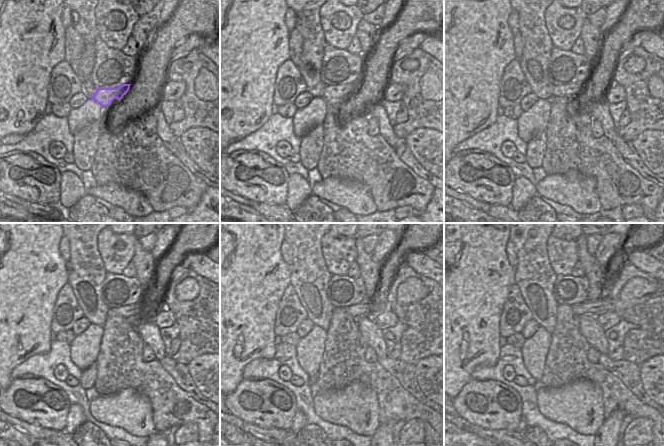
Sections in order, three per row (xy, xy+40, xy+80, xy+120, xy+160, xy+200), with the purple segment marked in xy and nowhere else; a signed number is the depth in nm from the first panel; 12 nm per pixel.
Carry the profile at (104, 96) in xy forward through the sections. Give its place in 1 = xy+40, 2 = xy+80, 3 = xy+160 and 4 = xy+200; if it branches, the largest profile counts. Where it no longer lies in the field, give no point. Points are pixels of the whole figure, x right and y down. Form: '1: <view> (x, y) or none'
1: xy+40 (347, 90)
2: xy+80 (578, 88)
3: xy+160 (359, 310)
4: xy+200 (636, 291)

